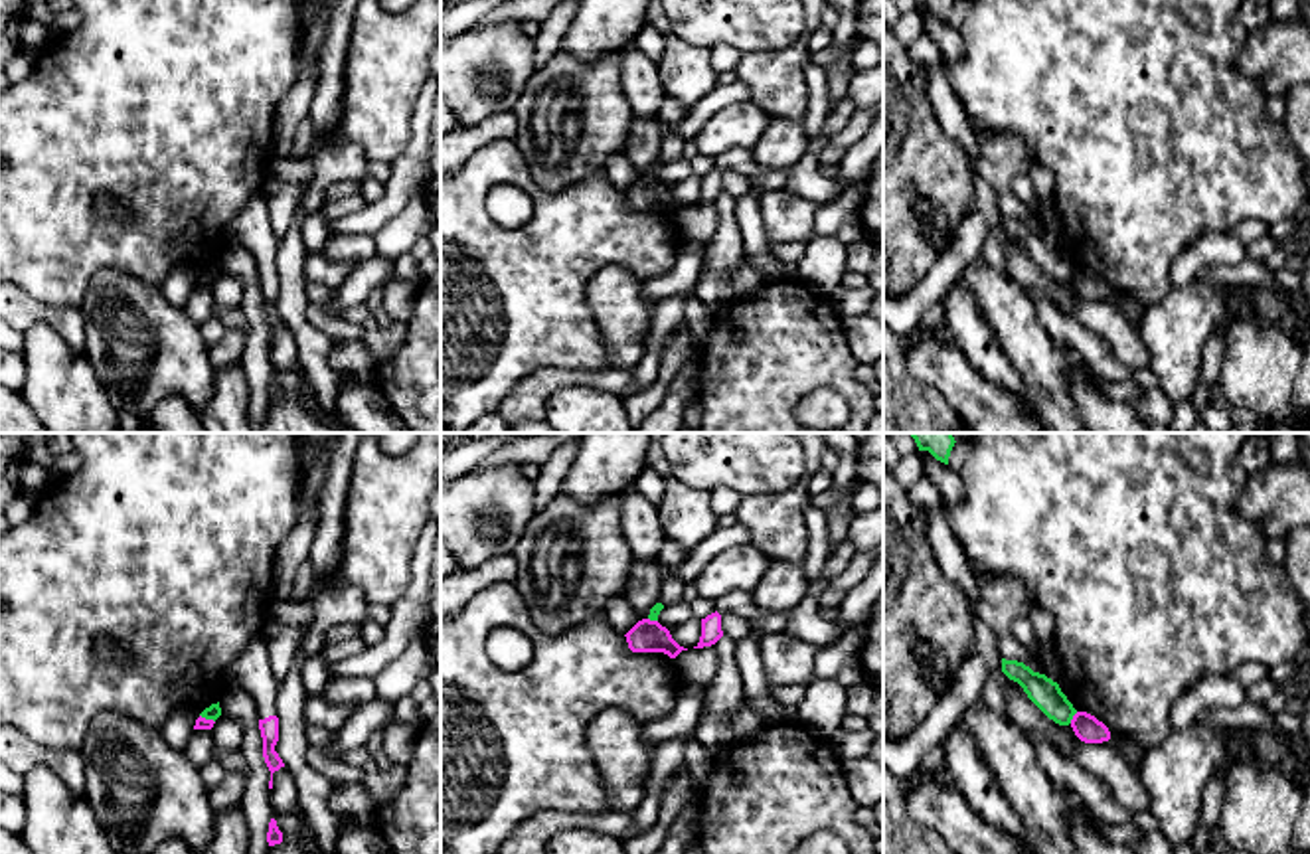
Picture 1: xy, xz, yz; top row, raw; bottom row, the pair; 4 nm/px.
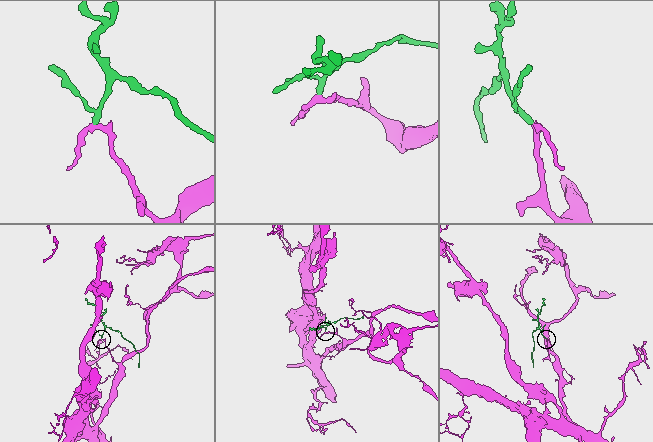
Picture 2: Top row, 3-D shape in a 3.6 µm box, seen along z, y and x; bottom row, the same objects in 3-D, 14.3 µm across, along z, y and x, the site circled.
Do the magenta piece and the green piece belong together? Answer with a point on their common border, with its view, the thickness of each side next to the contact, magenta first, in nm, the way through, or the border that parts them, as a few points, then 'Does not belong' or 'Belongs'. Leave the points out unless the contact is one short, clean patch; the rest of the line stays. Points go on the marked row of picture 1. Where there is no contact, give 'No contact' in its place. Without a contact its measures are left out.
Touches magenta at yz (1073, 718). Thickness 110 nm (magenta) against 120 nm. Boundary: yz (1077, 712), (1069, 722). Does not belong

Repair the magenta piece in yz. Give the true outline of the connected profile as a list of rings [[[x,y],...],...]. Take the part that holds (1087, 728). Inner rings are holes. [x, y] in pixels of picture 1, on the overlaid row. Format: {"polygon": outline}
{"polygon": [[[1077,712],[1071,720],[1071,727],[1085,743],[1103,743],[1110,739],[1108,727],[1087,712]]]}

